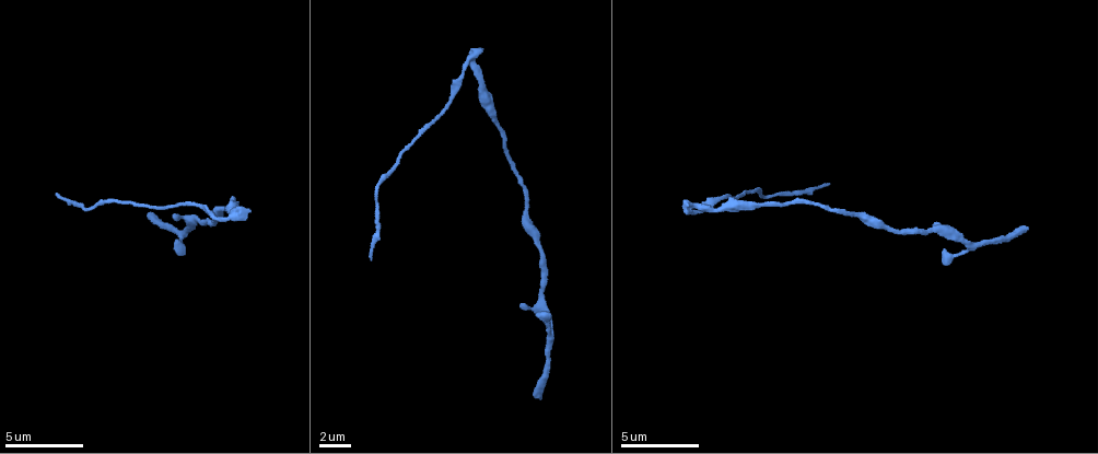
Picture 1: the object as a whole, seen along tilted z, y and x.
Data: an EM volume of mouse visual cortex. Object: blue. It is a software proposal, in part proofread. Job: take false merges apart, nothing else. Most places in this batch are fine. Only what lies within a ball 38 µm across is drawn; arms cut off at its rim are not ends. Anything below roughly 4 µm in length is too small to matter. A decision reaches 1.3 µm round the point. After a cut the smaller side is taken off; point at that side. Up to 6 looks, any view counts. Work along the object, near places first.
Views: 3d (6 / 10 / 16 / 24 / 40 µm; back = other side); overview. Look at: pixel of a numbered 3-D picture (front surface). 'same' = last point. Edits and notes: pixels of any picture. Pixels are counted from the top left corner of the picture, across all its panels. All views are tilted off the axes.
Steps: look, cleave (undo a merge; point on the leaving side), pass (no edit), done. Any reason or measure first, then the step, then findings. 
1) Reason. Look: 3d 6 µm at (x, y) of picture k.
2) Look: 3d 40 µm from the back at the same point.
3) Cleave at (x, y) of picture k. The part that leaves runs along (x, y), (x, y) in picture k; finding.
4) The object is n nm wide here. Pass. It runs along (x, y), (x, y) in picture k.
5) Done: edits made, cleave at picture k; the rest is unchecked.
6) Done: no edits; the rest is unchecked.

Thick turns thin. Look: 3d 10 µm at (696, 205) of picture 1.

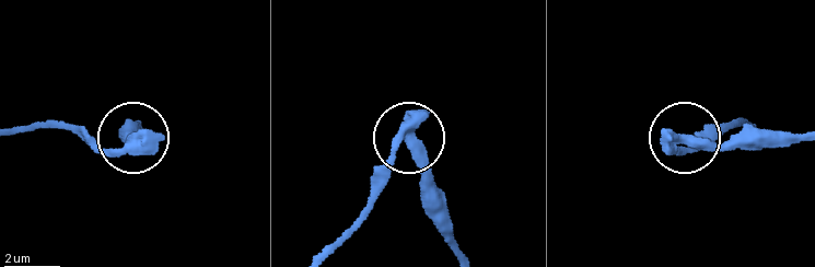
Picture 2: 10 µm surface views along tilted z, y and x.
Look: 3d 10 µm from the back at (681, 144) of picture 2.

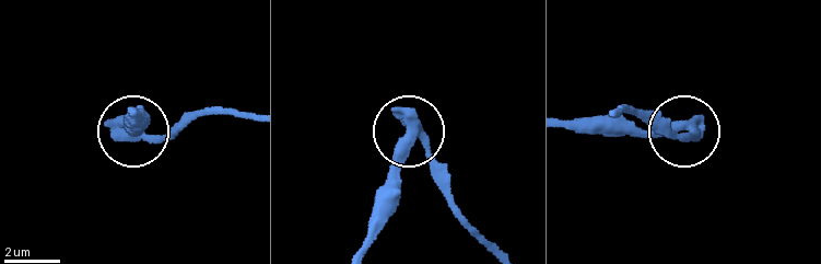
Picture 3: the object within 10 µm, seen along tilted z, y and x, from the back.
3 arms meet here. Cleave at (161, 139) of picture 3. The part that leaves runs along (696, 130), (675, 136), (629, 110), (610, 111) in picture 3; two cells meet here.

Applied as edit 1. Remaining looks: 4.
Look: overview.

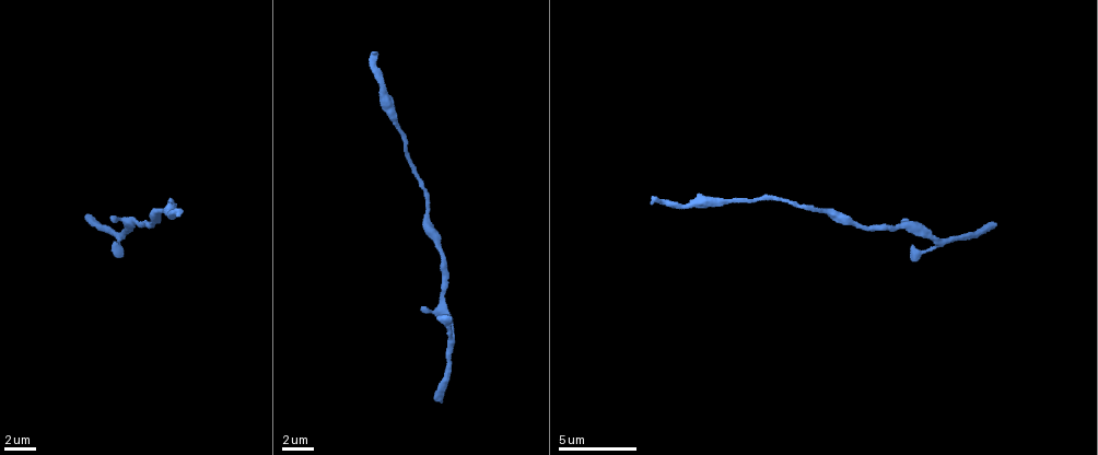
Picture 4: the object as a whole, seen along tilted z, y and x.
Look: 3d 16 µm at (728, 201) of picture 4.

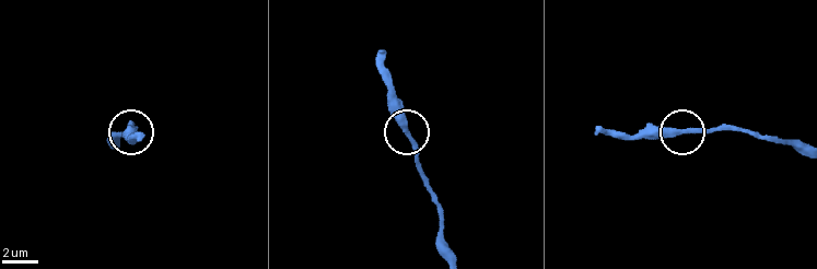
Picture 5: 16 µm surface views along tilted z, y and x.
Look: 3d 6 µm at (404, 132) of picture 5.

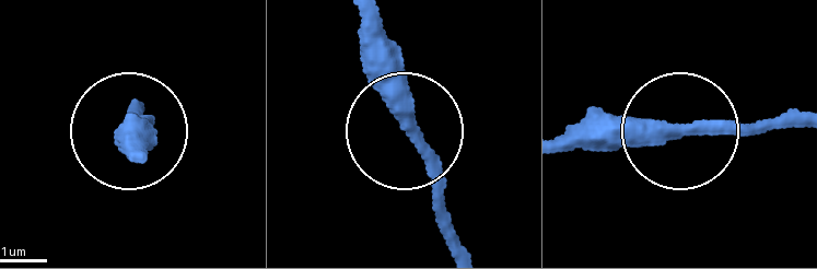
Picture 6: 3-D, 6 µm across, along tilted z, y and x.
Pass. It runs along (411, 124), (401, 61), (376, 31) in picture 6; one cell here.

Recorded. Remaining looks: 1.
Done: edits made, cleave at picture 3; the rest is unchecked.

